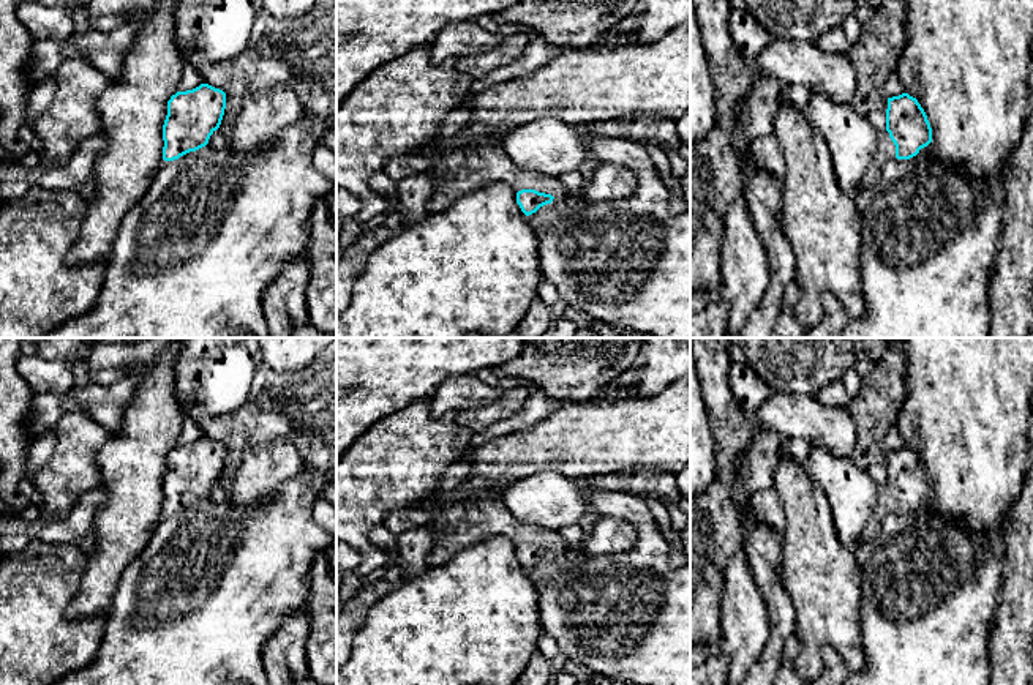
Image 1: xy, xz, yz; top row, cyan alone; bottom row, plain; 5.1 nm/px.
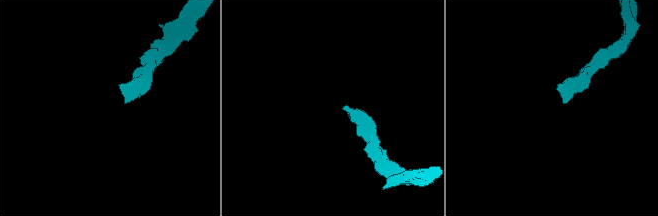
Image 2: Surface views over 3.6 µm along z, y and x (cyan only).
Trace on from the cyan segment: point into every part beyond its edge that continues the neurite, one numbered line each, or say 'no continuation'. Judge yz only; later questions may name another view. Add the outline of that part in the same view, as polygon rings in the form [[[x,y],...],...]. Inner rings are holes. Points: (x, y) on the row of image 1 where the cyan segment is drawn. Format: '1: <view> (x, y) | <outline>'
1: yz (885, 153) | [[[880,131],[878,133],[878,147],[877,147],[877,153],[870,163],[870,166],[867,167],[866,177],[861,182],[859,189],[869,189],[875,185],[875,182],[878,180],[878,177],[881,175],[883,167],[891,163],[896,161],[896,145],[889,137],[889,133]]]

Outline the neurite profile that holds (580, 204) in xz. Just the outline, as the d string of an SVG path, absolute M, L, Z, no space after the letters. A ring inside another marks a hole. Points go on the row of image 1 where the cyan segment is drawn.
M583 136L588 153L599 163L630 167L638 177L637 189L624 200L591 204L583 196L573 204L553 199L528 216L539 243L542 278L548 279L561 300L588 313L592 320L641 331L652 338L690 338L690 210L670 211L668 191L644 145L627 139Z

